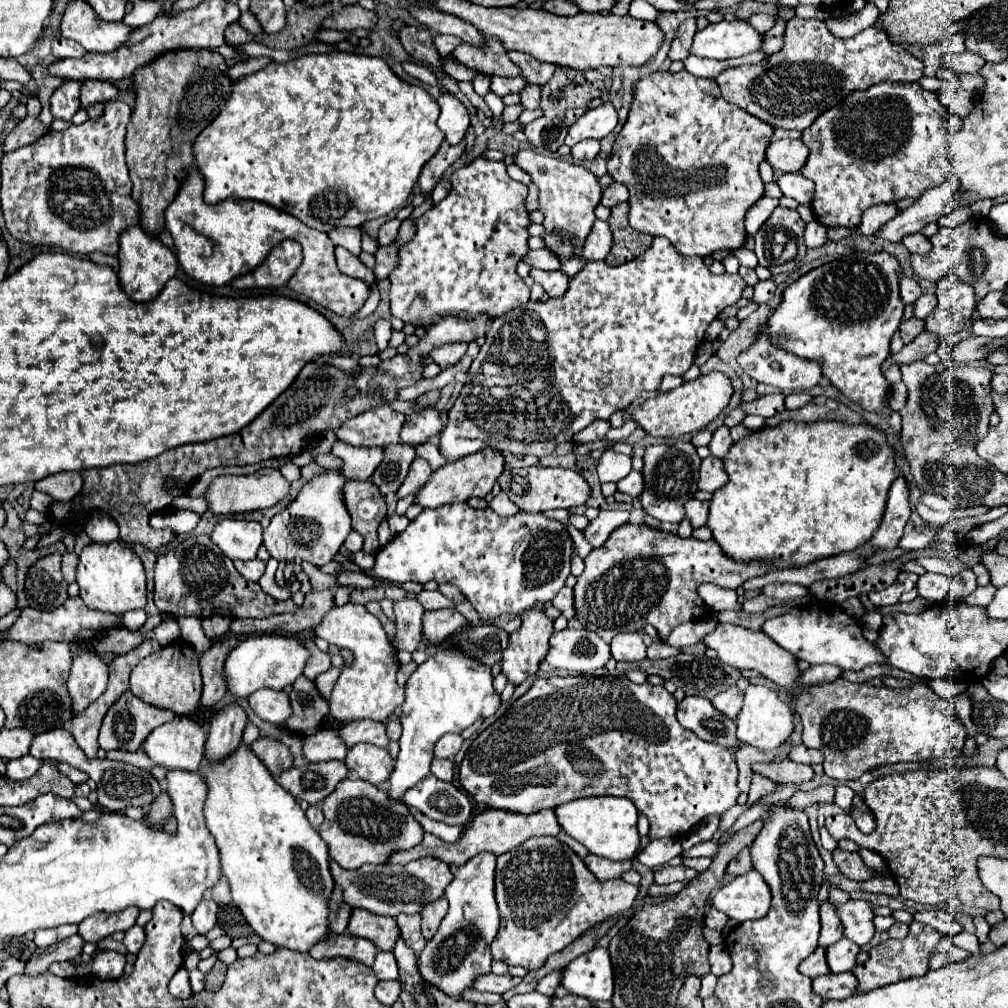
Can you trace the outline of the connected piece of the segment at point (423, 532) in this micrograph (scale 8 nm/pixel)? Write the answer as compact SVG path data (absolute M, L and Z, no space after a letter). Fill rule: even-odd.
M467 503L441 505L437 509L423 509L417 519L413 519L407 529L393 537L383 549L375 553L373 569L365 571L375 583L403 585L407 581L415 583L451 583L471 601L483 621L505 615L523 613L537 601L551 601L563 587L567 575L571 573L571 537L563 523L545 519L543 515L519 513L513 519L501 519L495 511L473 509Z

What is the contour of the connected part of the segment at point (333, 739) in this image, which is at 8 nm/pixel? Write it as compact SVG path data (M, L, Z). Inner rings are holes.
M323 729L315 735L305 737L303 753L311 763L321 761L319 755L325 755L325 761L331 761L331 759L343 761L347 755L347 747L339 737L339 729Z

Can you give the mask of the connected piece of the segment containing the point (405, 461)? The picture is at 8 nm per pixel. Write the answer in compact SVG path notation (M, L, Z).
M403 443L385 447L385 459L373 473L373 483L379 487L383 497L395 493L401 487L413 459L415 459L413 447L405 447Z

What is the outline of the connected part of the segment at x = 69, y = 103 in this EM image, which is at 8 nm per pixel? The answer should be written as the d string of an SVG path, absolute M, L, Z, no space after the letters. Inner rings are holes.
M63 81L63 85L59 89L55 89L55 93L51 95L53 117L69 121L81 109L79 89L81 89L79 81Z

